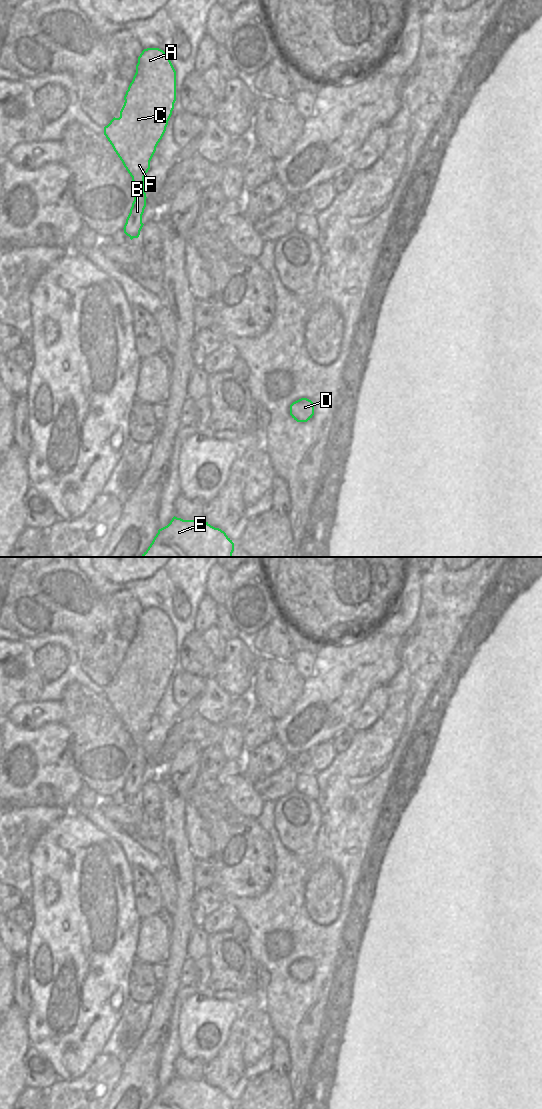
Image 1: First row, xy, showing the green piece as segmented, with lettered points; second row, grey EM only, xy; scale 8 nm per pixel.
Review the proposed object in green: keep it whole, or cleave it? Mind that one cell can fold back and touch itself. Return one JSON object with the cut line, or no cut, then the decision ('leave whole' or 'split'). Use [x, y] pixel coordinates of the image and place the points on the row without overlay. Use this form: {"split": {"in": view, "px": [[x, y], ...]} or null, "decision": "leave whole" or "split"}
{"split": null, "decision": "leave whole"}

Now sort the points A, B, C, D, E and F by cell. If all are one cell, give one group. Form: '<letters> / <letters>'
A B C D E F

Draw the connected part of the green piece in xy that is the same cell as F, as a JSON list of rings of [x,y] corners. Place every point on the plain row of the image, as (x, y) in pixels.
[[[147,608],[138,617],[136,633],[124,656],[119,678],[113,678],[104,687],[104,695],[132,737],[136,755],[124,785],[124,793],[138,798],[143,787],[142,775],[146,767],[144,737],[150,729],[150,721],[162,699],[176,661],[176,631],[168,615],[159,608]]]

